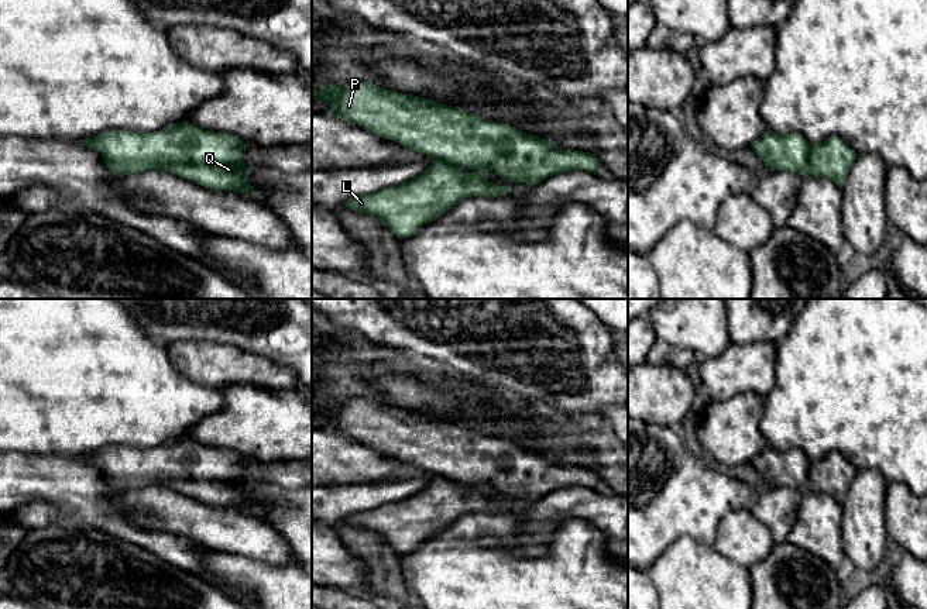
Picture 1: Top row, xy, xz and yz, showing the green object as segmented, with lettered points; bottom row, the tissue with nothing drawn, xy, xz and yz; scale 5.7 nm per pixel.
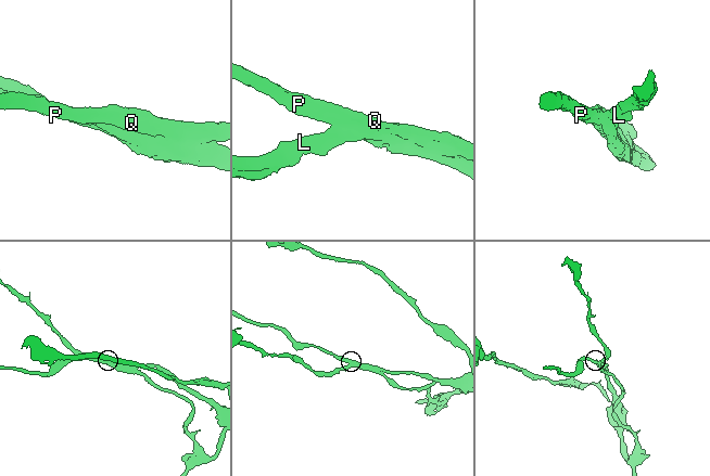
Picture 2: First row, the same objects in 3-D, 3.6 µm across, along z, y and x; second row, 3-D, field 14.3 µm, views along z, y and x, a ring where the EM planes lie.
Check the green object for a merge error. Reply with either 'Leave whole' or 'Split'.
Leave whole

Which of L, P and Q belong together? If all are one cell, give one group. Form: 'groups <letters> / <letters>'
groups L P Q

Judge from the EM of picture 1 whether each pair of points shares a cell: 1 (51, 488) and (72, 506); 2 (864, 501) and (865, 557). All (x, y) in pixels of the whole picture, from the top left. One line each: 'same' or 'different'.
1: same
2: same

